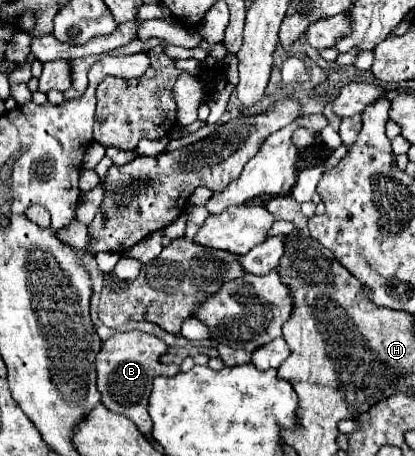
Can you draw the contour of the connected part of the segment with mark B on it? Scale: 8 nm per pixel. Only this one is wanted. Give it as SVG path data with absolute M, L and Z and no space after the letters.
M142 331L116 333L108 341L102 343L100 353L96 355L96 371L98 371L98 391L102 395L102 403L112 411L126 415L136 423L140 433L150 435L152 419L148 415L148 397L152 391L152 379L158 375L176 375L180 369L174 363L162 363L162 355L168 351L168 345Z

